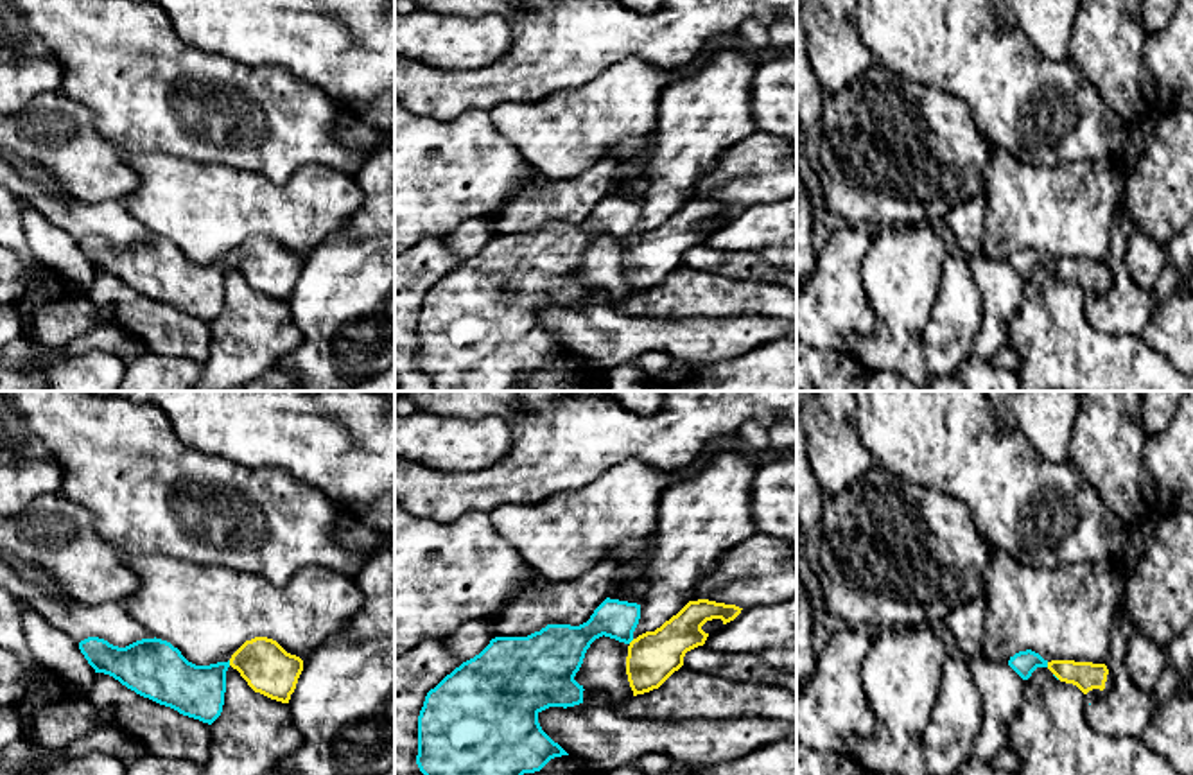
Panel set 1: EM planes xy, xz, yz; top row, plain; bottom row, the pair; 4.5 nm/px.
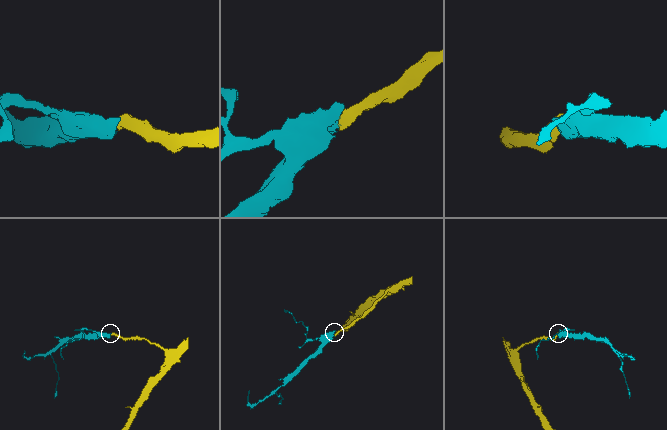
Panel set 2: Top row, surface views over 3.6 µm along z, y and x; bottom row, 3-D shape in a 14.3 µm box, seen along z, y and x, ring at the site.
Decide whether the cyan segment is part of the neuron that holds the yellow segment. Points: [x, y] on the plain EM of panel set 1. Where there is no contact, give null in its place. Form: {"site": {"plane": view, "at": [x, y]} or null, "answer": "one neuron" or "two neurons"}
{"site": {"plane": "xy", "at": [230, 261]}, "answer": "one neuron"}

